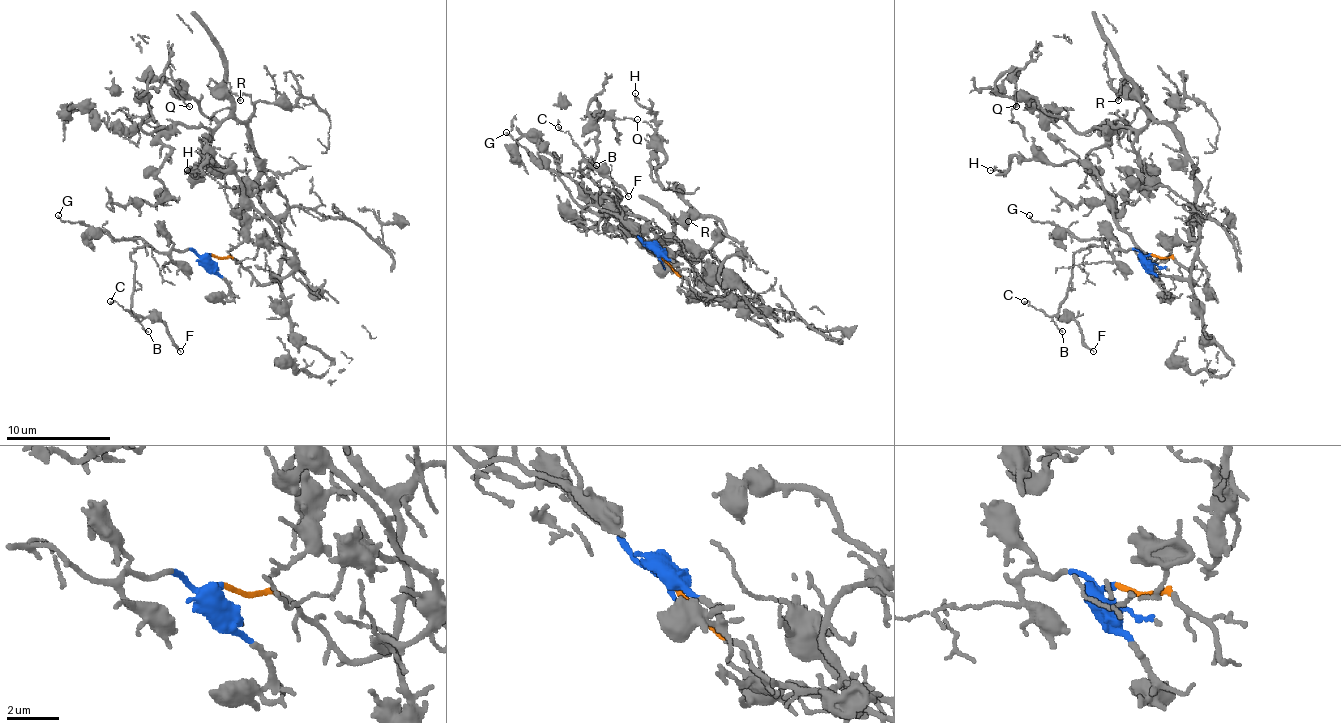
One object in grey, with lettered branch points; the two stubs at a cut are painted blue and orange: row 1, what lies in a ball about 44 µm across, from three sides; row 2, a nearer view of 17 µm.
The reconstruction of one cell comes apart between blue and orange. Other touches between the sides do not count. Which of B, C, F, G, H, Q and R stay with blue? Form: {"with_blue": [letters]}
{"with_blue": ["B", "C", "F", "G"]}

